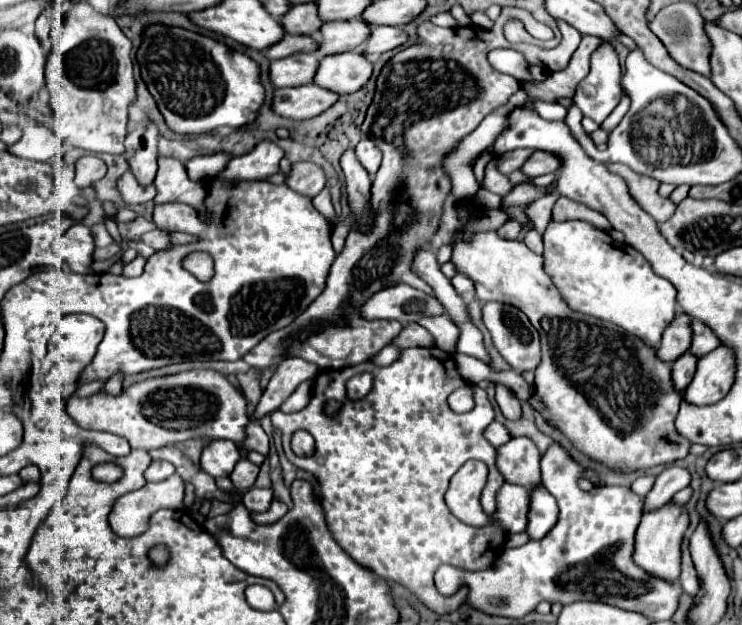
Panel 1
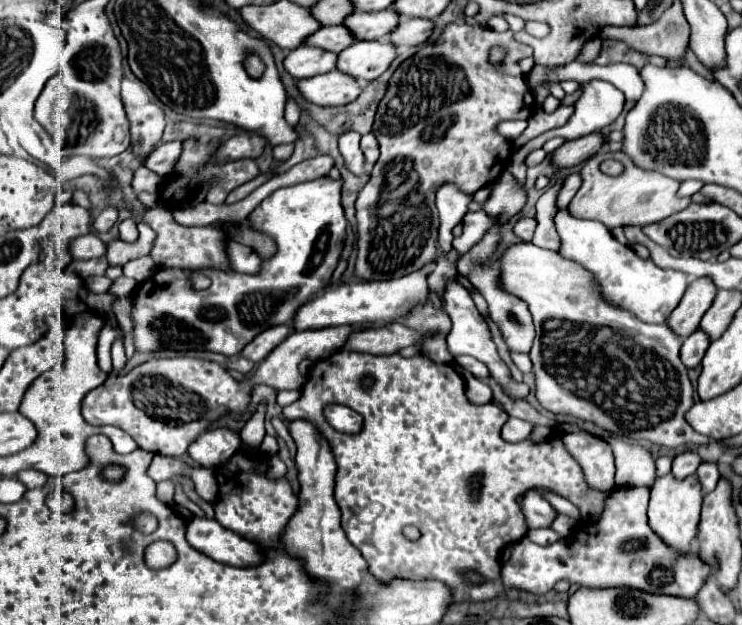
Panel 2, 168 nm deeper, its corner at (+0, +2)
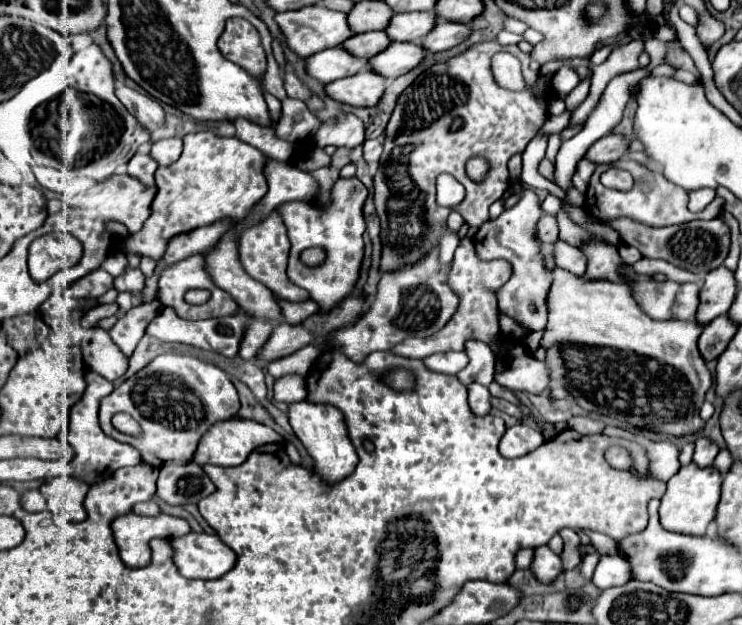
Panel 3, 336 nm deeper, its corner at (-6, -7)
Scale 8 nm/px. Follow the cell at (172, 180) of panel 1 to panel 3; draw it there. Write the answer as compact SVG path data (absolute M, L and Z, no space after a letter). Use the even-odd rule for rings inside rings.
M162 139L152 145L150 155L158 161L160 167L168 167L182 155L182 139Z

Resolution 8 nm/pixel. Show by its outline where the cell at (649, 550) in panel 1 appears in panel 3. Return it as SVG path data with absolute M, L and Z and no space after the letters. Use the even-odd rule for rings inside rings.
M694 463L680 467L680 471L674 477L670 477L670 481L666 483L666 493L660 503L662 527L682 535L704 537L706 527L714 519L716 505L720 501L720 485L722 485L722 475L714 467L698 469Z

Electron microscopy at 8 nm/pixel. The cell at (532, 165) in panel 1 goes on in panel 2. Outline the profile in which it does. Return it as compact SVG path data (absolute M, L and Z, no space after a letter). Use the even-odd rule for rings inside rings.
M588 134L584 138L564 142L556 152L554 152L554 168L572 168L594 156L604 144L604 138L600 134Z

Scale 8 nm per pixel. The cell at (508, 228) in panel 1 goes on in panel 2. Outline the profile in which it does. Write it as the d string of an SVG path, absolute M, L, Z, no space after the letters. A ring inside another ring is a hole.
M520 218L514 226L514 232L516 236L520 236L522 240L530 242L532 240L532 232L536 230L536 220L534 218Z

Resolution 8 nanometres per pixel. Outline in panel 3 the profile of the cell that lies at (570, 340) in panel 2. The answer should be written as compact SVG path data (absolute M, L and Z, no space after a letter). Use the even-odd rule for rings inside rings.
M560 267L552 269L552 285L546 297L546 307L548 323L544 327L540 347L546 349L546 367L550 371L550 379L562 381L584 411L602 413L612 419L626 421L638 431L658 435L682 437L700 433L704 429L704 421L698 413L708 387L712 385L712 375L696 347L702 325L696 321L652 321L638 309L626 285L590 281ZM556 353L560 353L562 369L556 367Z

